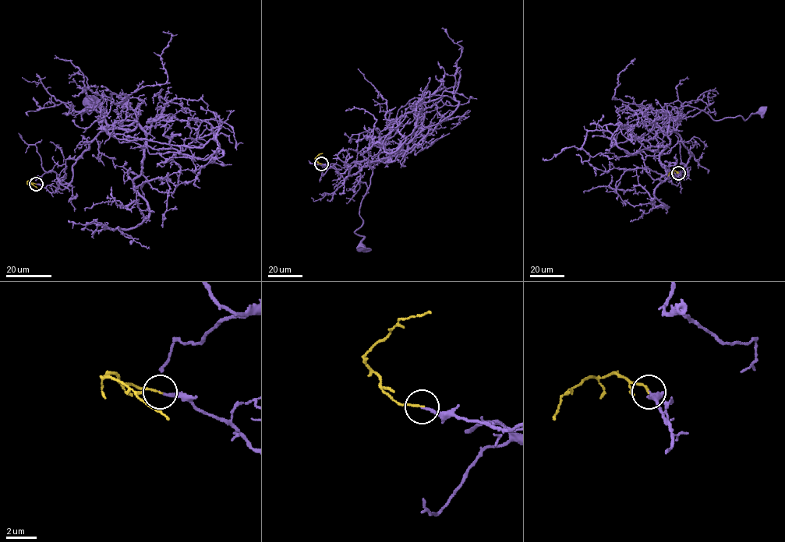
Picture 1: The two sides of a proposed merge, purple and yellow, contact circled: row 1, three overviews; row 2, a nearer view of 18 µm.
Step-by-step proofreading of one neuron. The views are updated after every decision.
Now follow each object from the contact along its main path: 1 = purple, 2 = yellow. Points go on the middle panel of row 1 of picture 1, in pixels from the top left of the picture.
1: (321, 163), (351, 175), (397, 154), (381, 153), (373, 167), (355, 232), (362, 245)
2: (321, 163), (315, 158), (322, 153)

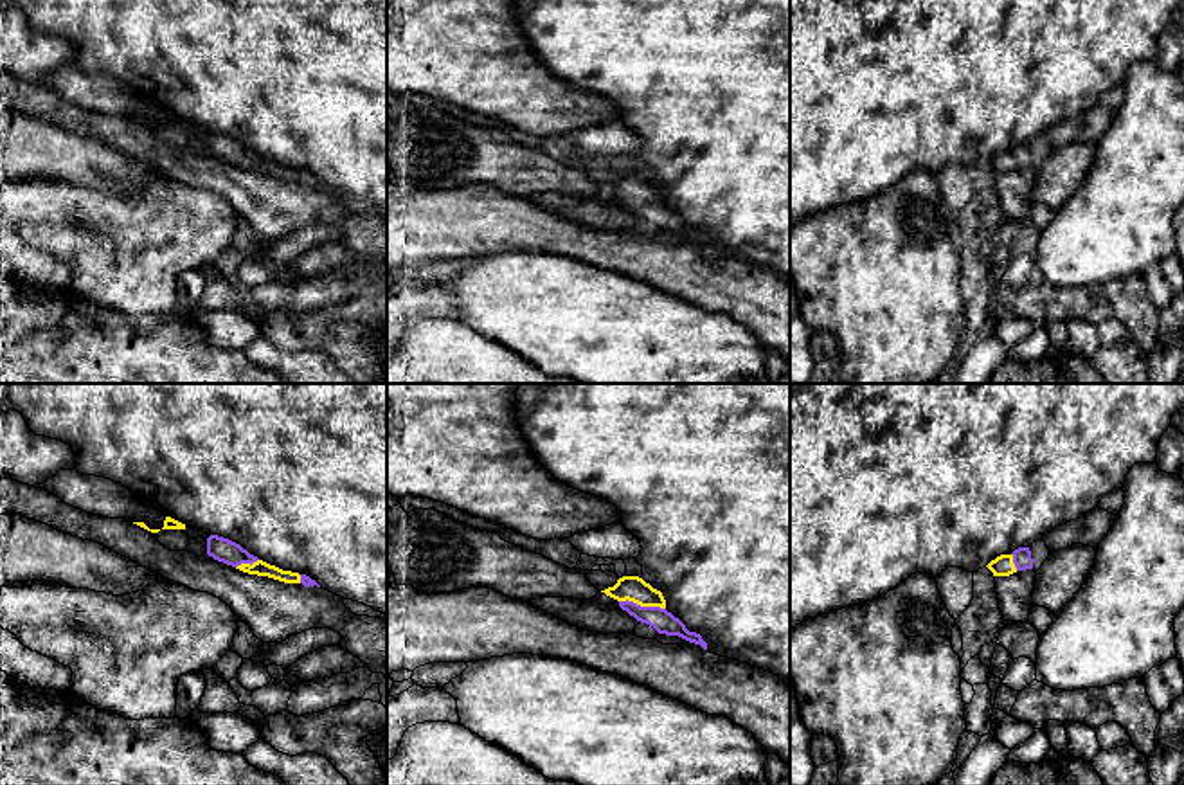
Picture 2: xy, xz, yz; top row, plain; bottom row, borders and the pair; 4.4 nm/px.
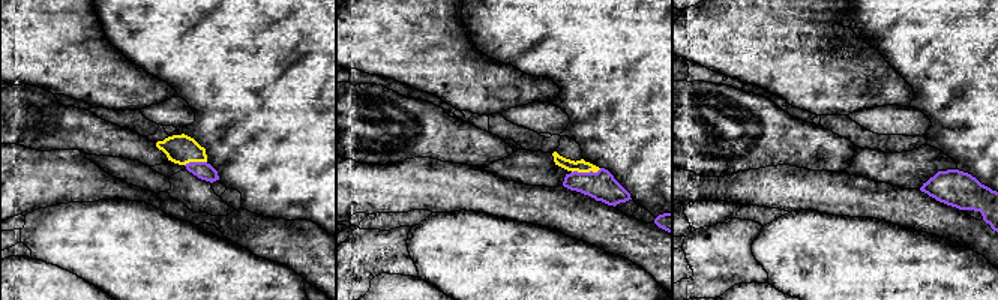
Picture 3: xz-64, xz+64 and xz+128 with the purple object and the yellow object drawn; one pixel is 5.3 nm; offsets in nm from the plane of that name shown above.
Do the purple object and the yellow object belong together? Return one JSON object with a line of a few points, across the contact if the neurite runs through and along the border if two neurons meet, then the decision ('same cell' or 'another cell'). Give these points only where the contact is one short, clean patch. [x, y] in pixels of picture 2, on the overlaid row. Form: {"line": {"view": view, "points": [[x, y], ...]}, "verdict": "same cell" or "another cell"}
{"line": {"view": "xz", "points": [[661, 620], [643, 607], [634, 589]]}, "verdict": "same cell"}

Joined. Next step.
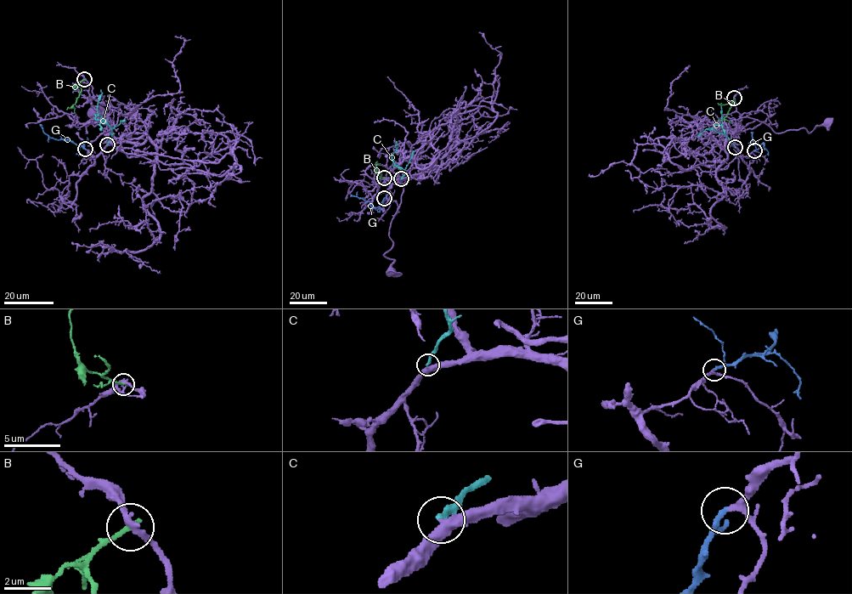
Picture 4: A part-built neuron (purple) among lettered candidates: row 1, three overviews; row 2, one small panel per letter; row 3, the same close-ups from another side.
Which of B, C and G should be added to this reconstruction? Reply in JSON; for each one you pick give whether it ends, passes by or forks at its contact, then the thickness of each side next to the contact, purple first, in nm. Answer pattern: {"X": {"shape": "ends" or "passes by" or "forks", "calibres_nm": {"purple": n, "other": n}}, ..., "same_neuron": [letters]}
{"G": {"shape": "ends", "calibres_nm": {"purple": 180, "other": 240}}, "same_neuron": ["G"]}

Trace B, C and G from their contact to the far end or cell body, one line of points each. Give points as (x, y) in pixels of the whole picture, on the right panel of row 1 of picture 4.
B: (734, 98), (724, 118), (730, 123)
C: (735, 146), (722, 126), (717, 124), (697, 136)
G: (753, 150), (762, 148), (764, 144), (753, 142), (753, 132)

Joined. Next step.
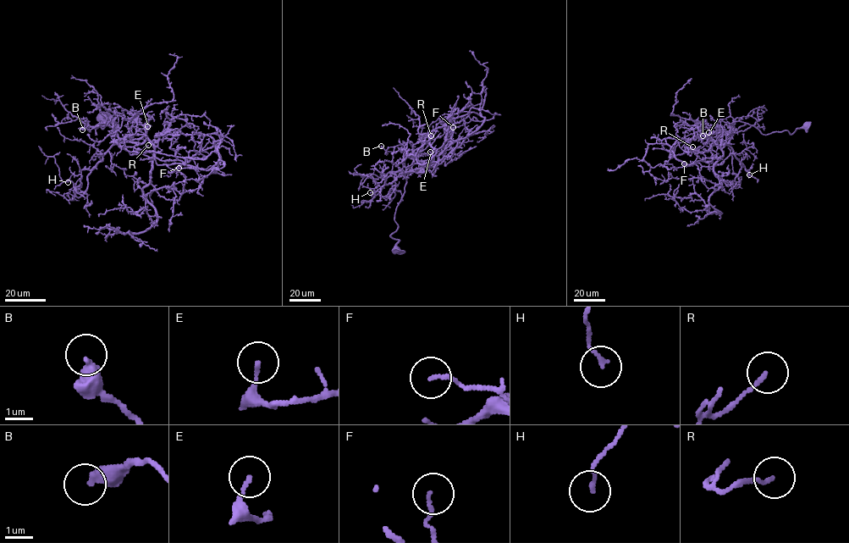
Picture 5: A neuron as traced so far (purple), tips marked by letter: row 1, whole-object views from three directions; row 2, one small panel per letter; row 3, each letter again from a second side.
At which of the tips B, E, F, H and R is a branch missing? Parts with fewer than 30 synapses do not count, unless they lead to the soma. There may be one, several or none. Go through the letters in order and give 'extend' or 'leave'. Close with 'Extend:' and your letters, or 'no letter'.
B: leave
E: leave
F: leave
H: leave
R: leave
Extend: no letter

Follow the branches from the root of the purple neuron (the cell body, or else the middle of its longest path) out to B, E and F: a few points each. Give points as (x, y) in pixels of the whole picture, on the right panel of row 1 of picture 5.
B: (805, 125), (791, 134), (763, 135), (747, 123), (720, 121), (727, 145), (725, 130), (702, 135)
E: (805, 125), (791, 134), (783, 130), (763, 135), (747, 123), (720, 121), (722, 132), (710, 135), (708, 132)
F: (805, 125), (763, 135), (720, 121), (713, 187), (695, 164), (684, 163)

